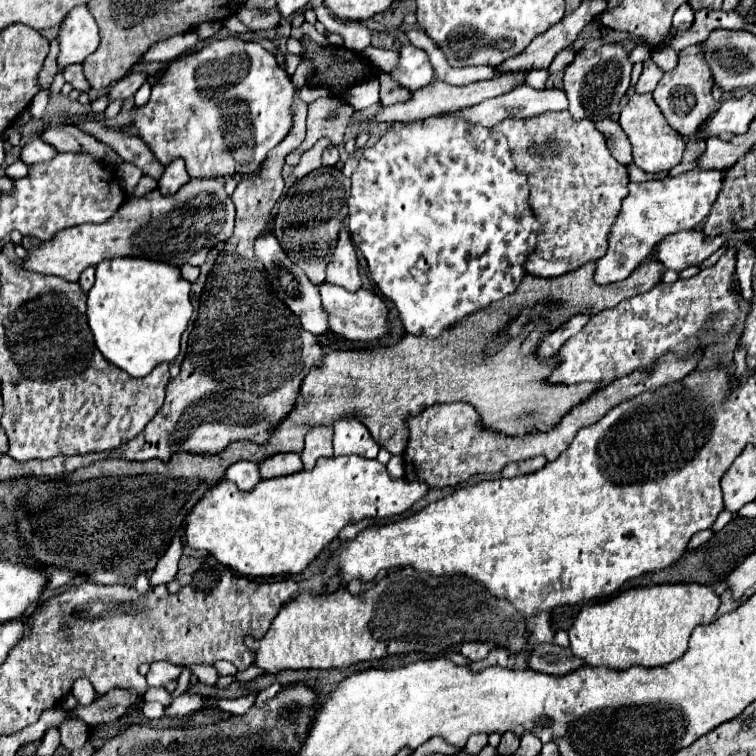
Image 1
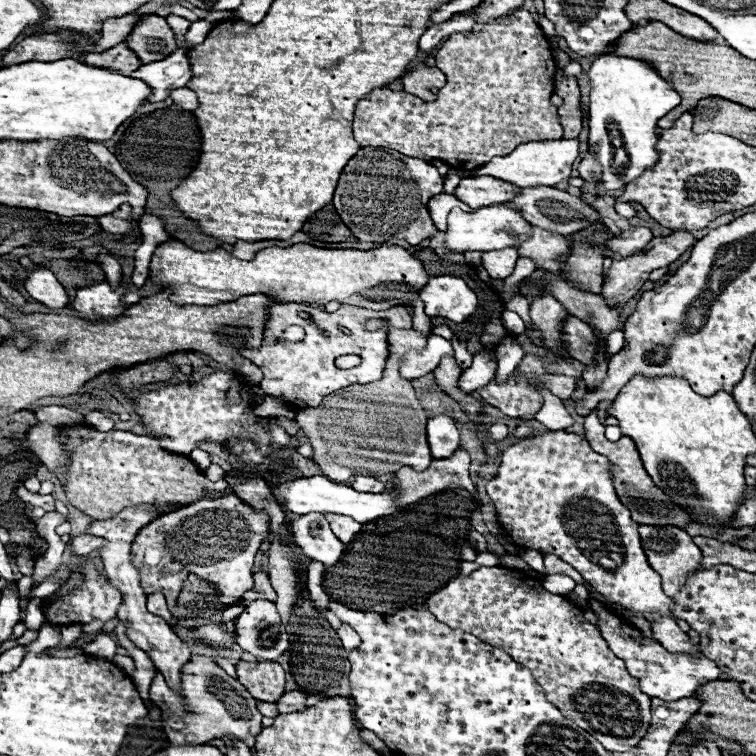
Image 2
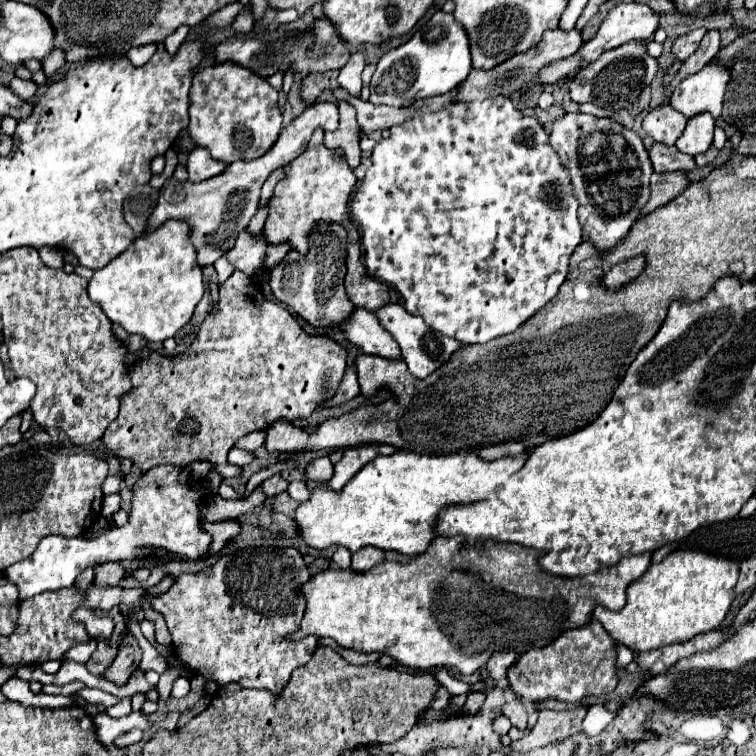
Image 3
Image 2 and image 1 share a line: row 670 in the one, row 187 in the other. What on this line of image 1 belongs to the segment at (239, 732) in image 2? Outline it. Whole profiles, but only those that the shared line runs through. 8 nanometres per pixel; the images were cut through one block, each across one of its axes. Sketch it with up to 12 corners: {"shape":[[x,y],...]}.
{"shape":[[222,178],[130,196],[108,222],[30,250],[24,268],[76,282],[140,256],[202,266],[232,236]]}

